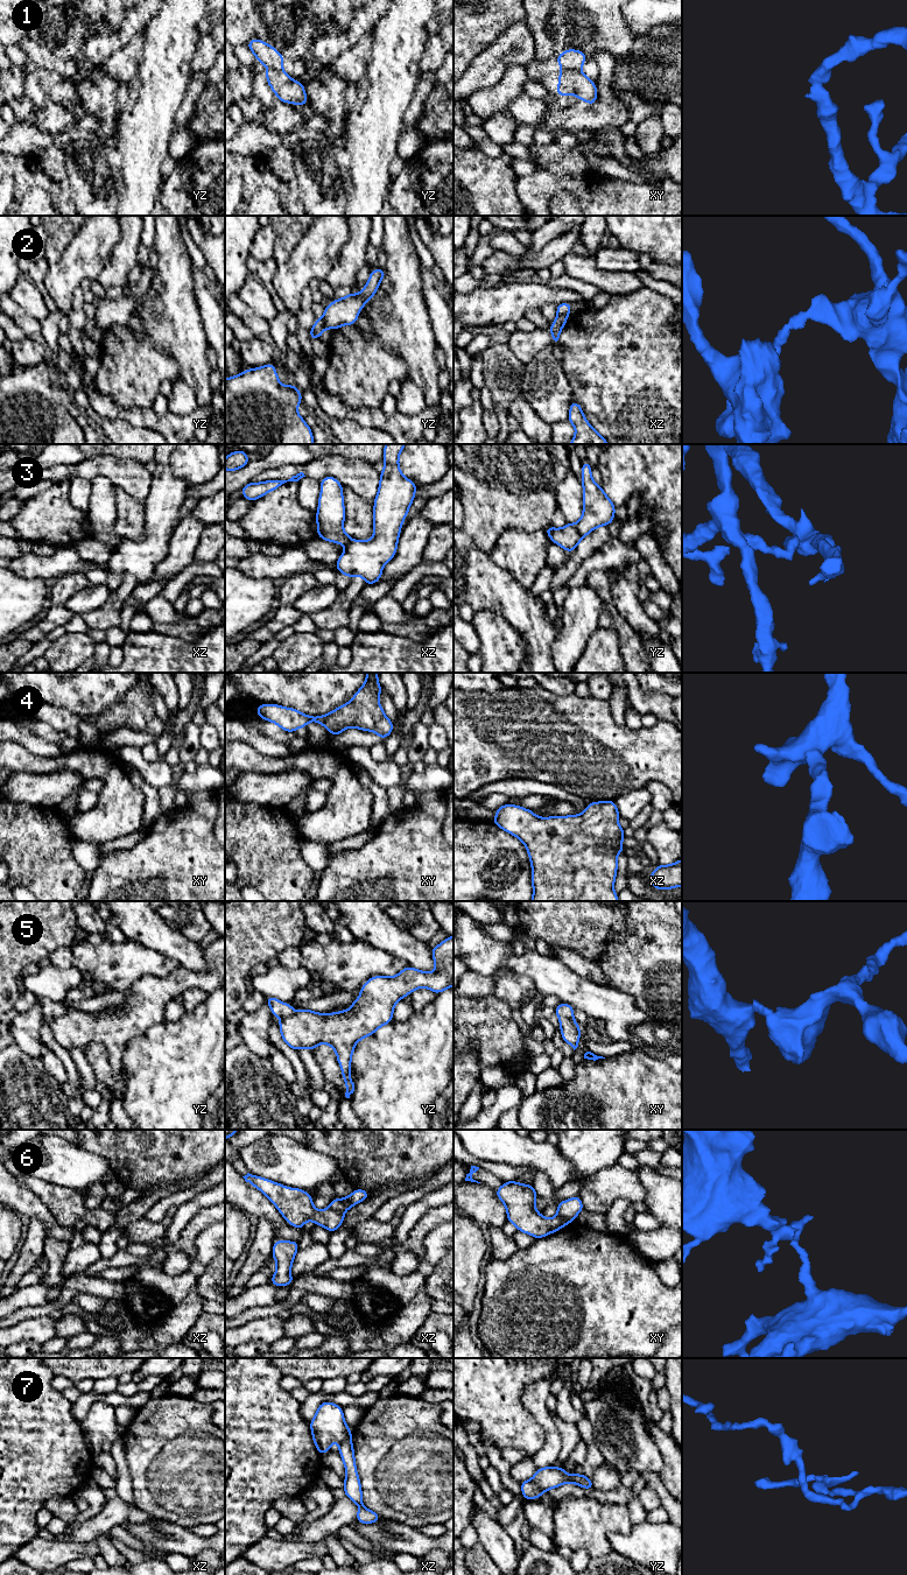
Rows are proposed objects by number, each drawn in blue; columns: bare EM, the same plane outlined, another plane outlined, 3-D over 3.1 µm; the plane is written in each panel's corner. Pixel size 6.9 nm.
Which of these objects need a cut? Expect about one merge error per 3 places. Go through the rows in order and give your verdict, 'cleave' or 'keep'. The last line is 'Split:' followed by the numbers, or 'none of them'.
1: cleave
2: cleave
3: cleave
4: keep
5: cleave
6: cleave
7: cleave
Split: 1, 2, 3, 5, 6, 7

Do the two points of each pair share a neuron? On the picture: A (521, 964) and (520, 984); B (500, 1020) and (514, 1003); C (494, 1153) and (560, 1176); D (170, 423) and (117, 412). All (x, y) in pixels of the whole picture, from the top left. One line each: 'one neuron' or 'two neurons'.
A: two neurons
B: two neurons
C: one neuron
D: one neuron

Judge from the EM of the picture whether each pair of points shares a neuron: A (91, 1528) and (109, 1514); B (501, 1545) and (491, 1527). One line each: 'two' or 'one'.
A: one
B: one

